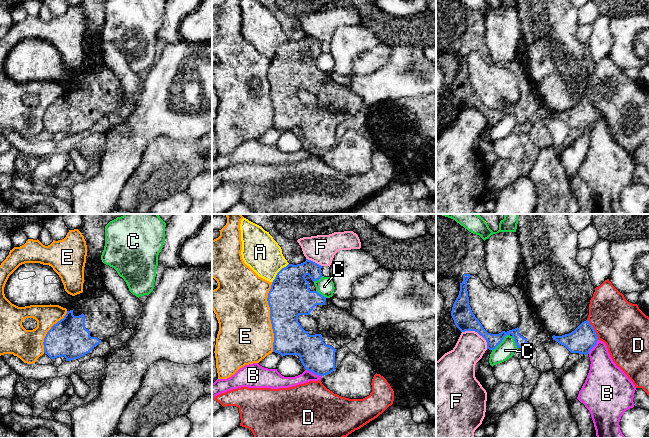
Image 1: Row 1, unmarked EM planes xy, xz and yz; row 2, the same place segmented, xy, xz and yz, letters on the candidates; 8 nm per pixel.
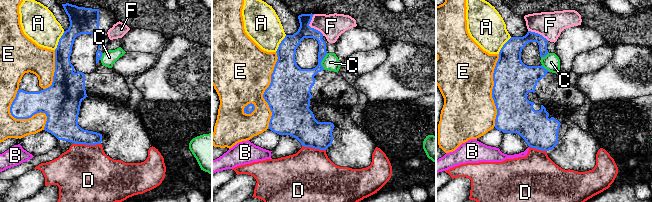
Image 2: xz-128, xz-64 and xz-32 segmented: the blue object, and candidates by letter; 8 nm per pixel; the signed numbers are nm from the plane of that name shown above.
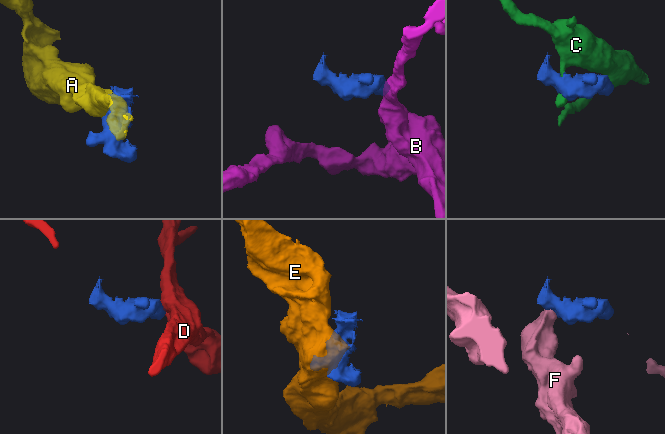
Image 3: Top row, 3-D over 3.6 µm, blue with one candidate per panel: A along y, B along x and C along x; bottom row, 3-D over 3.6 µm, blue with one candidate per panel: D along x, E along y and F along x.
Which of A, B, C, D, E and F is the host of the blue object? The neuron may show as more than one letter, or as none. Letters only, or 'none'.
none

